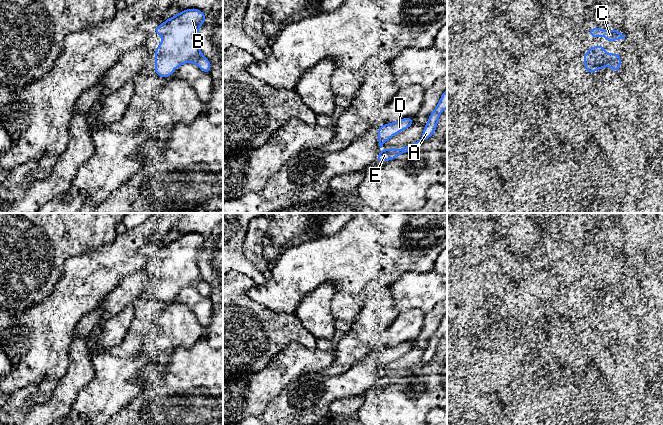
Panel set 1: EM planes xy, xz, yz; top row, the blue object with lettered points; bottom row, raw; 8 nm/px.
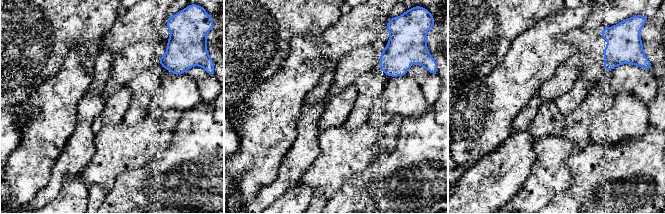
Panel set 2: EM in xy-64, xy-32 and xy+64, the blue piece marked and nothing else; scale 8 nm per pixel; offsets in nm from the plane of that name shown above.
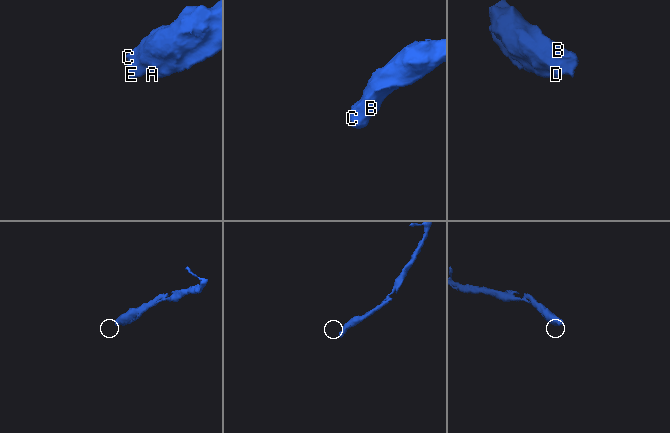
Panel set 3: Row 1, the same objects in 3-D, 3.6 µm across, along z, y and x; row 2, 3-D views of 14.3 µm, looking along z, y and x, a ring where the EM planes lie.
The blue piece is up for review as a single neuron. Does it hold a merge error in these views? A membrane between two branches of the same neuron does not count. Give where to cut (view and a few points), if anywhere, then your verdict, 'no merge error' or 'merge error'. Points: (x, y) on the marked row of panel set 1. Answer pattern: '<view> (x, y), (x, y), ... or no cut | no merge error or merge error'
no cut | no merge error

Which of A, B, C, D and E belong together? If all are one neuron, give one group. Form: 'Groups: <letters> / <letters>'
Groups: A B C D E

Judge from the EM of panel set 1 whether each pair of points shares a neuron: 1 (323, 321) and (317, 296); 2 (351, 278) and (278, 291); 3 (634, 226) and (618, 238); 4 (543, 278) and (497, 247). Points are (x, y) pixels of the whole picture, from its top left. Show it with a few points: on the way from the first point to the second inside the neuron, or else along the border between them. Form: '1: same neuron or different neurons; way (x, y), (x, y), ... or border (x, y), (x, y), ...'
1: same neuron; way (317, 315), (317, 302)
2: same neuron; way (333, 274), (299, 274), (296, 277)
3: different neurons; border (623, 231), (626, 237), (626, 245)
4: same neuron; way (532, 277), (525, 275), (508, 258)

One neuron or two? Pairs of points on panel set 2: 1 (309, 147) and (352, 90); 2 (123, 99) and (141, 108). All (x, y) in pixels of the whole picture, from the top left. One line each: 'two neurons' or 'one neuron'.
1: two neurons
2: two neurons

